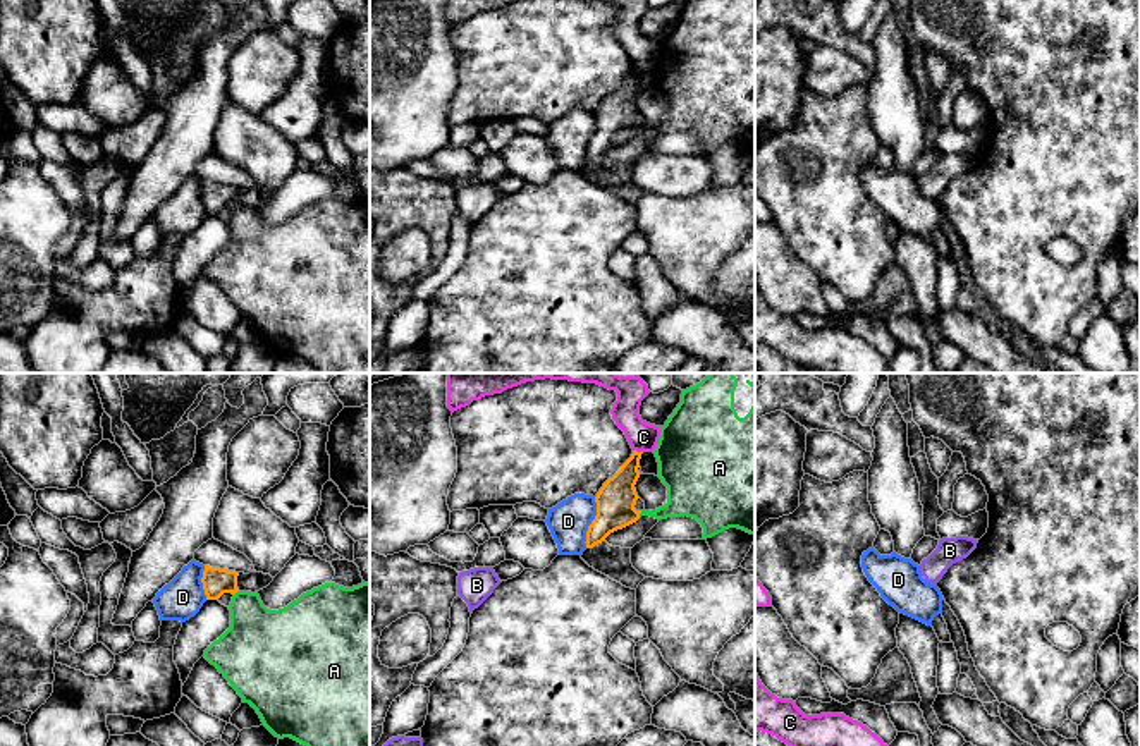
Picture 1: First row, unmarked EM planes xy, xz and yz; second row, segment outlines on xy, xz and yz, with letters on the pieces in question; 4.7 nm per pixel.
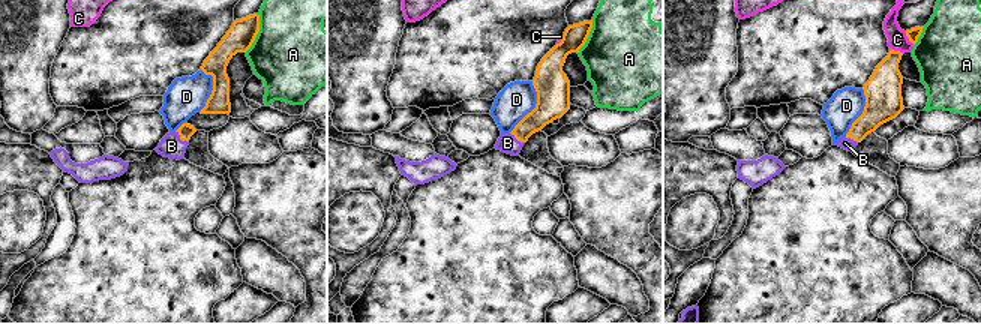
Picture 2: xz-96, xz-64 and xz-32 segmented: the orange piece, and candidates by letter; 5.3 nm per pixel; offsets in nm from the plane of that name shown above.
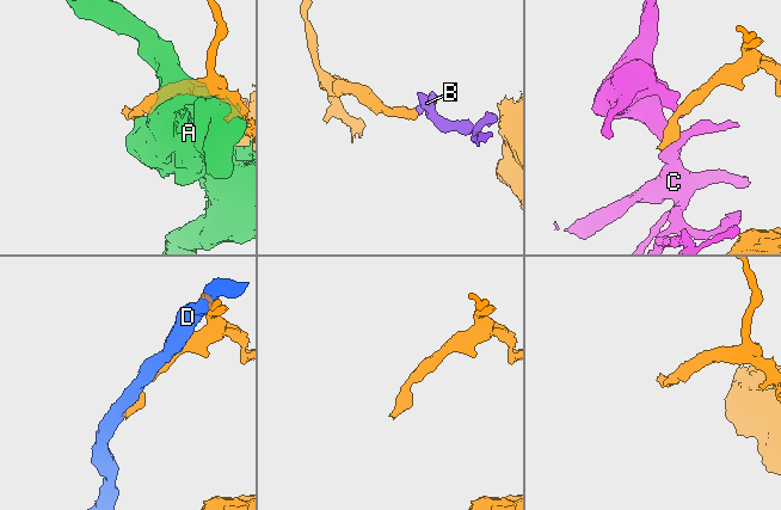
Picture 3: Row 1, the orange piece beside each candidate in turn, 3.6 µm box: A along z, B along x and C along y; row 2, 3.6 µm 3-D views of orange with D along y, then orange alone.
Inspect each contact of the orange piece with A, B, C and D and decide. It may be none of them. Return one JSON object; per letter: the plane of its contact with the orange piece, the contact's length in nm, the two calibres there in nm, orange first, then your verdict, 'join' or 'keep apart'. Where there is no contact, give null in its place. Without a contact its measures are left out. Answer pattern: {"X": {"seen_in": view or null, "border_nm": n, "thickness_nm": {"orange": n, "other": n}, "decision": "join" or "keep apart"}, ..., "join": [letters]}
{"A": {"seen_in": "xz", "border_nm": 40, "thickness_nm": {"orange": 180, "other": 220}, "decision": "keep apart"}, "B": {"seen_in": null, "decision": "join"}, "C": {"seen_in": "xz", "border_nm": 50, "thickness_nm": {"orange": 180, "other": 140}, "decision": "keep apart"}, "D": {"seen_in": "xz", "border_nm": 240, "thickness_nm": {"orange": 180, "other": 190}, "decision": "keep apart"}, "join": ["B"]}

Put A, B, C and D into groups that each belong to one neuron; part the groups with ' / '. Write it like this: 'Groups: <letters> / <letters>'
Groups: A / B / C / D

